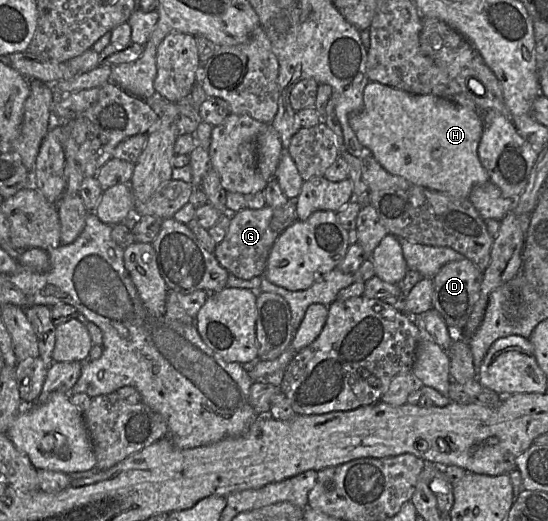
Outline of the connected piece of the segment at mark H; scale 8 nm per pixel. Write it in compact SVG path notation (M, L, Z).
M369 81L363 92L363 107L360 111L350 115L349 125L354 131L360 144L370 151L370 155L373 156L387 172L403 177L415 185L464 199L469 197L469 194L474 186L486 183L490 180L488 173L480 163L477 152L483 131L482 115L445 98L434 95L413 94L378 82Z

